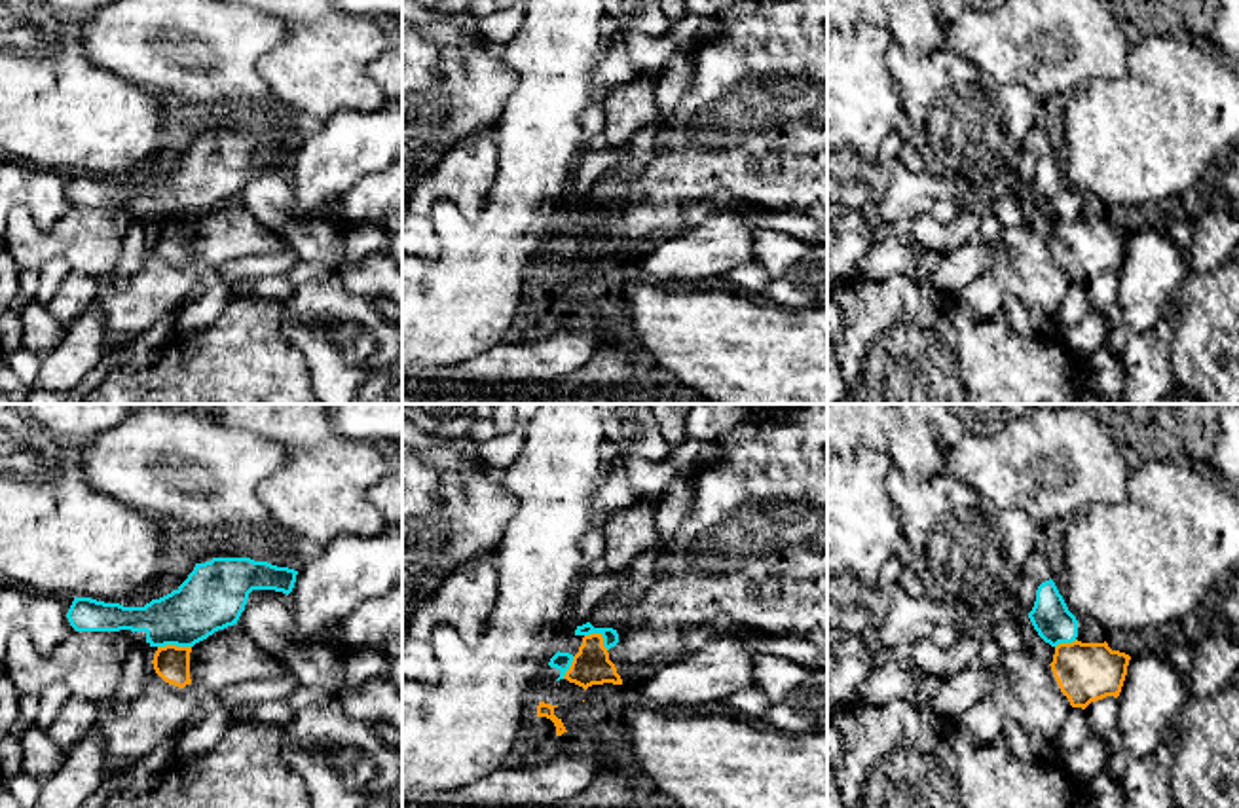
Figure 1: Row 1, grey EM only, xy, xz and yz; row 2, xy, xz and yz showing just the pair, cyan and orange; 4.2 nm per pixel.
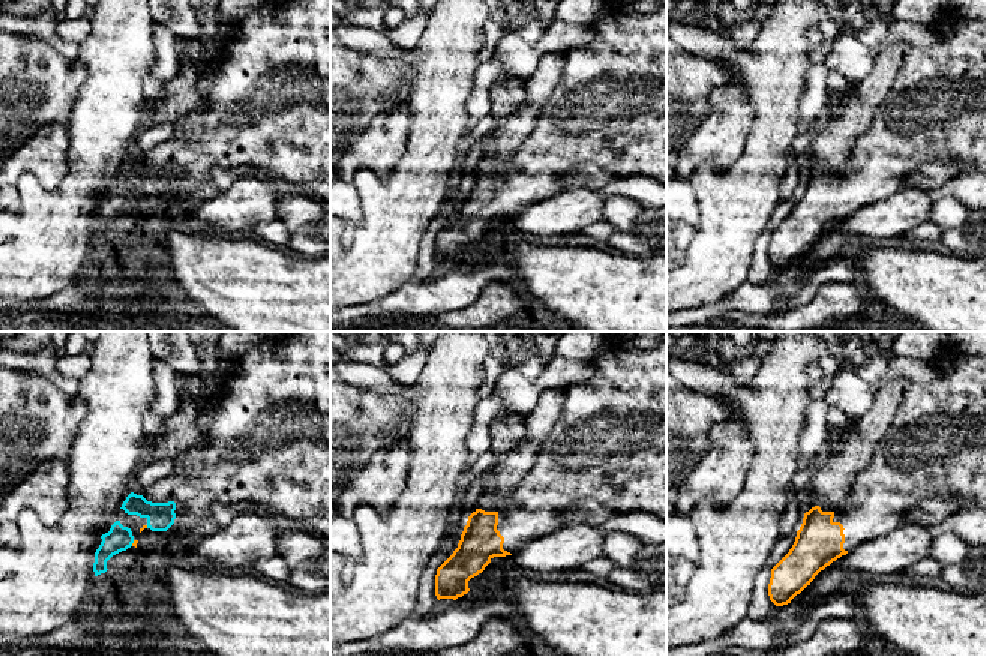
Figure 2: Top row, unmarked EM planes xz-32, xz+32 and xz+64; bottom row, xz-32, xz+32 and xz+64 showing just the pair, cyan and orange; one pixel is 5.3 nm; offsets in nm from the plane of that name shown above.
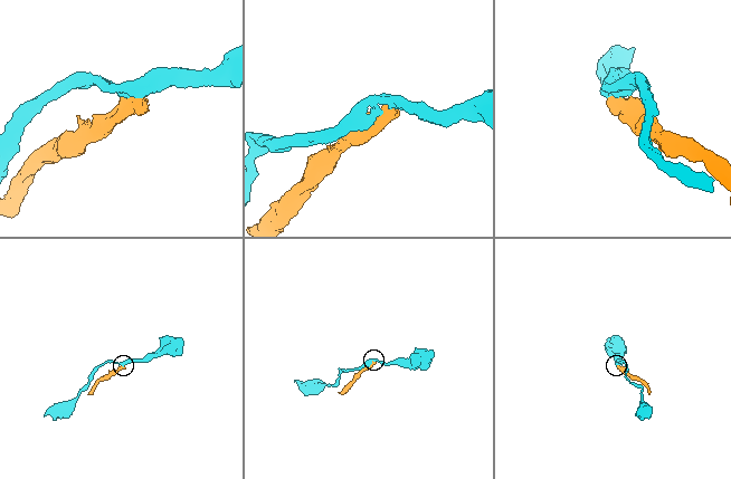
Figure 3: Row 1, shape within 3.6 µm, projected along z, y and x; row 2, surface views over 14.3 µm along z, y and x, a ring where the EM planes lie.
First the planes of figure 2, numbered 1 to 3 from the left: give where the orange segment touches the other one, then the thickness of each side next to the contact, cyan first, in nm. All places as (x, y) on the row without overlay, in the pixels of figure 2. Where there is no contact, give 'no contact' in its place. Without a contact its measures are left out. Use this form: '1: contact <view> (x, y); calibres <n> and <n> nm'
1: contact xz-32 (132, 206); calibres 140 and 20 nm
2: no contact
3: no contact

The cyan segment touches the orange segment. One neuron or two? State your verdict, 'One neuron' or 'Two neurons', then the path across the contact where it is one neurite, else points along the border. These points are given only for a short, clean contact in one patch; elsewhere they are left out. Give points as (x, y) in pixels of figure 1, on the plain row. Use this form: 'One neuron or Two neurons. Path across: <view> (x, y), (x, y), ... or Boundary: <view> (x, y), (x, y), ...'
Two neurons

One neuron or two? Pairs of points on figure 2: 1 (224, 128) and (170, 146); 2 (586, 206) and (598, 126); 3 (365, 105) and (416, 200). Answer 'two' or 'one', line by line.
1: one
2: two
3: two

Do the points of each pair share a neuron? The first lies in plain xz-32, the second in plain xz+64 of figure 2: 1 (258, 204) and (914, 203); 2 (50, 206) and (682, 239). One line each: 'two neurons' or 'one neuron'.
1: one neuron
2: two neurons

